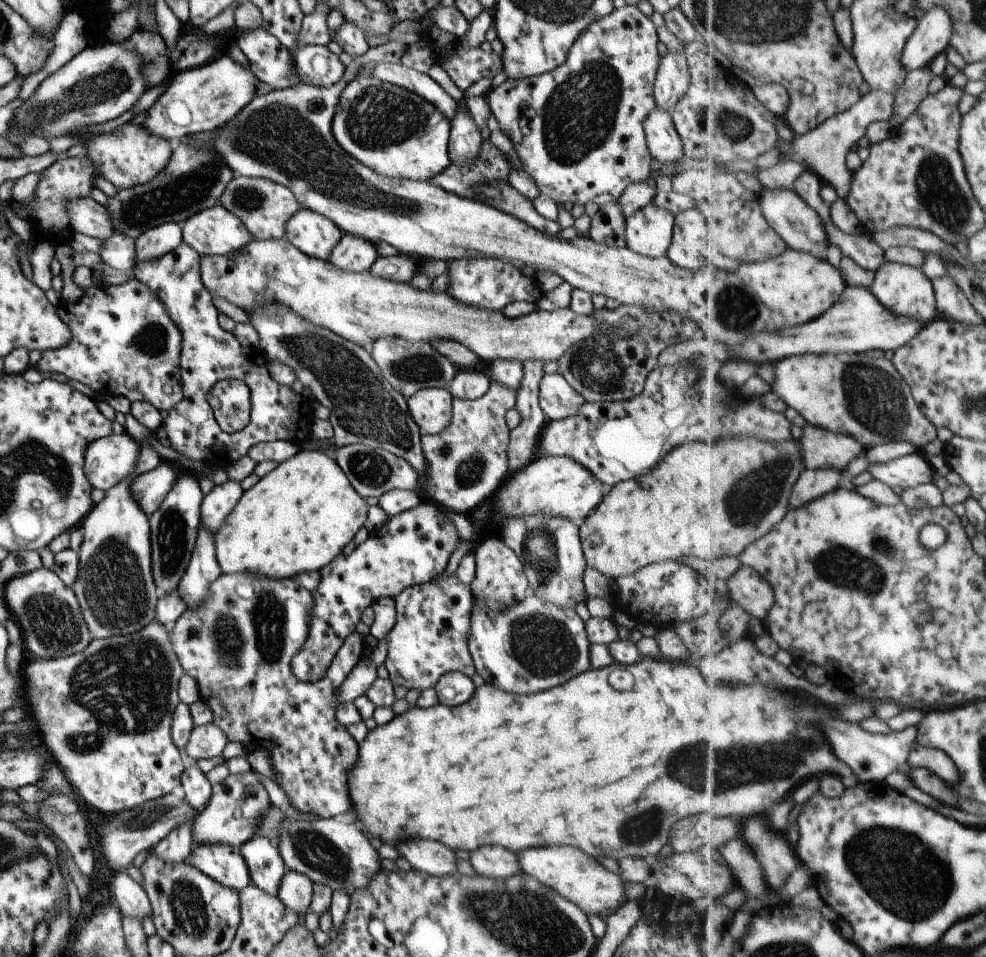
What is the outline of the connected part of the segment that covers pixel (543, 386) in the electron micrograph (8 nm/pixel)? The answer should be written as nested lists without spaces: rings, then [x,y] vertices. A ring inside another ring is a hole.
[[[558,372],[545,374],[539,382],[539,404],[547,421],[575,417],[586,403]]]

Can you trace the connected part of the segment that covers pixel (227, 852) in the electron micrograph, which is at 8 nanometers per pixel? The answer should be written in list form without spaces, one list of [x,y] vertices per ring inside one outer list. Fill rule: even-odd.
[[[200,844],[193,847],[190,858],[200,872],[236,892],[252,884],[248,866],[239,848],[227,844]]]

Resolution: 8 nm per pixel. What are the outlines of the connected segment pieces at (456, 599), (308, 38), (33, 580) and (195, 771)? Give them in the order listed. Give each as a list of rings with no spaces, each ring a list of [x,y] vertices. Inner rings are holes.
[[[456,575],[442,576],[433,581],[404,588],[394,598],[397,619],[386,635],[388,648],[385,660],[393,686],[422,692],[434,689],[447,672],[462,672],[470,678],[477,673],[468,650],[470,616],[475,608],[470,585],[462,584]]]
[[[317,2],[314,14],[308,14],[303,18],[303,25],[300,34],[298,34],[300,46],[326,46],[333,40],[330,36],[330,30],[328,30],[328,24],[326,24],[326,18],[330,11],[328,4]]]
[[[44,567],[12,578],[4,584],[2,597],[11,616],[22,631],[25,650],[38,659],[57,659],[84,652],[92,642],[78,599],[52,569]]]
[[[192,766],[181,774],[181,785],[184,789],[186,800],[190,806],[201,812],[207,807],[212,798],[212,785],[206,774],[200,771],[198,766]]]

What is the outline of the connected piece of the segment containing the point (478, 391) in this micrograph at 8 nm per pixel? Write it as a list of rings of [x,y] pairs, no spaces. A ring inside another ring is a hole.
[[[457,369],[448,389],[454,399],[474,400],[488,392],[490,380],[485,370]]]

